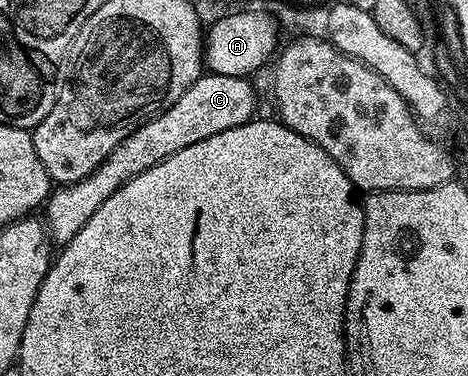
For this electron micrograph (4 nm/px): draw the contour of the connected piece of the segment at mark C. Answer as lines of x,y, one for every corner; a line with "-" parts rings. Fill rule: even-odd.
203,73
164,113
152,117
140,129
133,131
99,167
95,167
88,177
75,183
67,183
51,190
50,198
44,204
44,222
53,242
65,245
88,225
88,217
123,187
132,177
152,169
164,157
172,157
172,153
180,153
180,149
188,149
188,145
196,145
196,141
204,141
204,137
216,137
216,133
224,133
224,129
232,129
236,125
244,125
255,118
260,95
255,84
249,78
240,75
215,75

